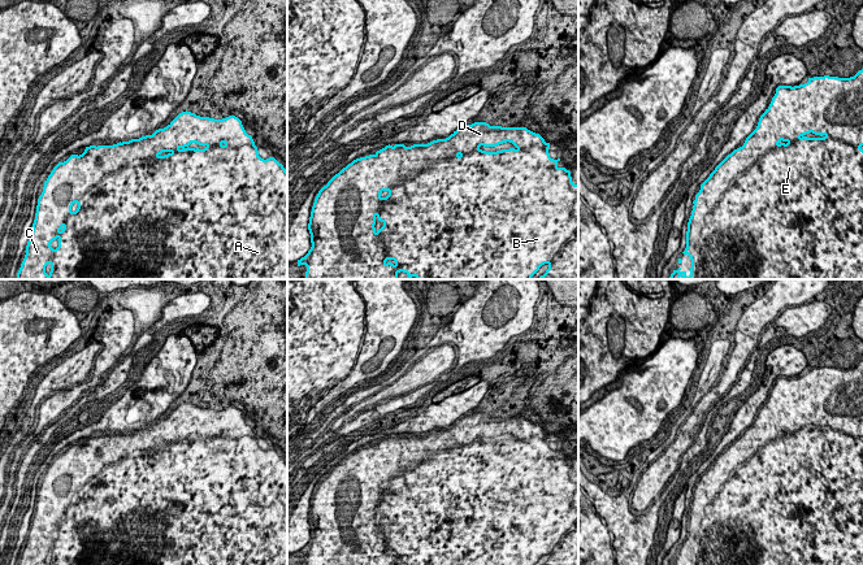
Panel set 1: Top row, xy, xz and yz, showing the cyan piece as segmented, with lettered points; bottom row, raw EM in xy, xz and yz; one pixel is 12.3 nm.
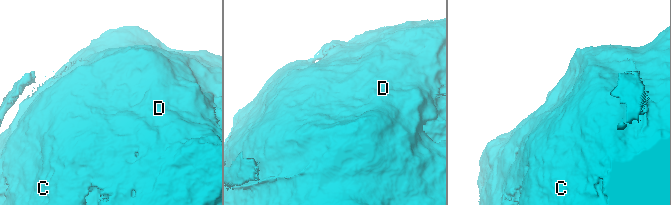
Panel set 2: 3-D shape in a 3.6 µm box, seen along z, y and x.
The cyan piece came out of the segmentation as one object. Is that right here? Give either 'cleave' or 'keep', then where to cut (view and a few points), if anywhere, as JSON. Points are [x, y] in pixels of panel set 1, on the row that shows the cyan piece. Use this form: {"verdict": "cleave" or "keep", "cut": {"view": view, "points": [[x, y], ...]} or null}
{"verdict": "keep", "cut": null}

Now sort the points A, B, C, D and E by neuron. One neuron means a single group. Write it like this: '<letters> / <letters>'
A B C D E

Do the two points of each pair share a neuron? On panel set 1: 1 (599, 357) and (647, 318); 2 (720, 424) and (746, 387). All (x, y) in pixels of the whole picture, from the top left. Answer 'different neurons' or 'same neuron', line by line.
1: same neuron
2: same neuron

